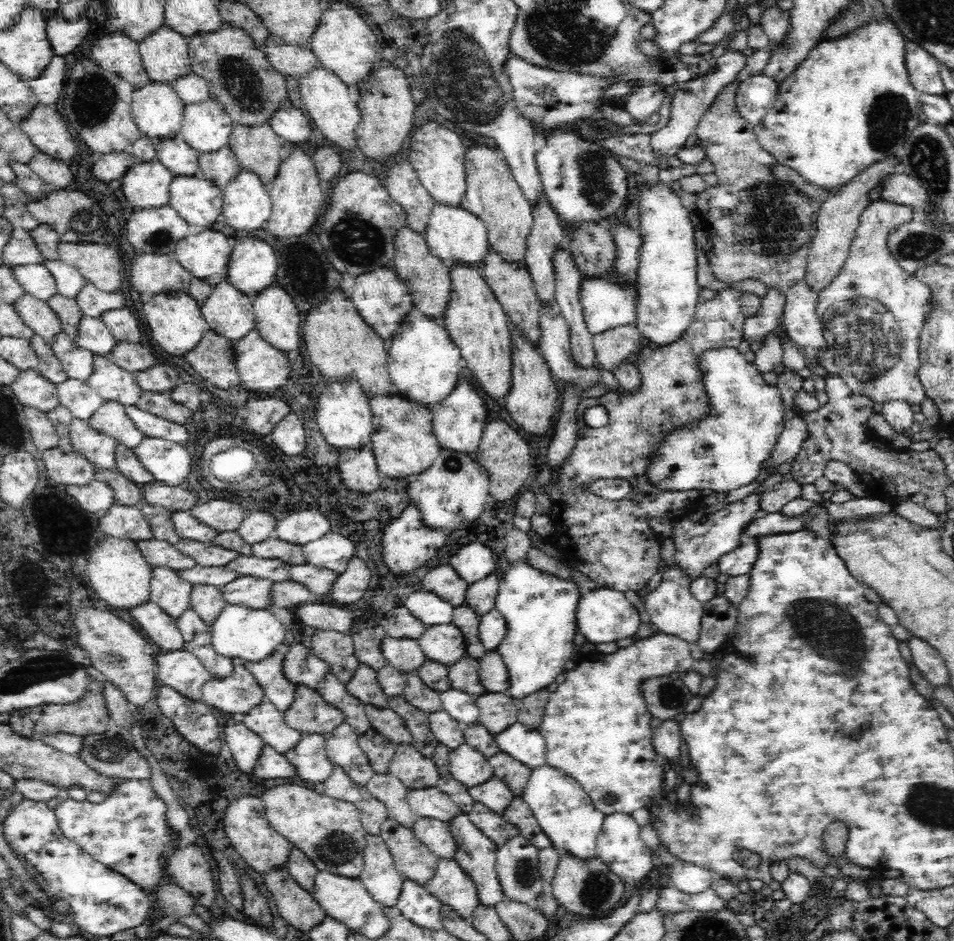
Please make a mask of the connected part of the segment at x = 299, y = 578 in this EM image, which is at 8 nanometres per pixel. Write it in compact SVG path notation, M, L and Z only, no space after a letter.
M311 564L290 565L290 579L292 582L300 583L312 593L317 599L322 595L328 595L334 582L336 582L336 572L327 568L318 568Z

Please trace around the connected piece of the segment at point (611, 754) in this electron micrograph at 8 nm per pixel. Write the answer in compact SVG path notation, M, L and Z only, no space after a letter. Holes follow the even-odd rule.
M654 633L649 638L633 642L631 646L620 647L611 654L600 653L599 660L578 661L568 666L565 681L556 691L549 694L542 722L538 729L546 741L546 763L580 783L582 790L589 794L594 806L604 814L632 814L644 808L650 798L661 795L665 782L666 761L656 753L652 744L652 713L642 695L640 684L648 678L658 676L681 676L695 659L690 655L690 644L670 634ZM608 792L616 794L616 800L604 798Z

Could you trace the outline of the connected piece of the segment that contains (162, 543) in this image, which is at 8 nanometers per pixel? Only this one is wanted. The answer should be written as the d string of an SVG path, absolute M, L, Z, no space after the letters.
M138 540L138 549L149 565L170 567L172 570L186 570L197 565L197 562L178 551L177 548L166 540Z

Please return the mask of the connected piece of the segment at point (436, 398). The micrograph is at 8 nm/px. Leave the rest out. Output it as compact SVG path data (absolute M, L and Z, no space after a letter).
M413 307L406 314L406 318L402 318L398 328L394 330L394 336L388 341L386 366L393 388L402 397L429 409L434 404L442 402L442 399L446 398L454 390L462 365L460 349L454 344L453 339L450 338L448 330L437 325L436 318L424 315L416 307Z

